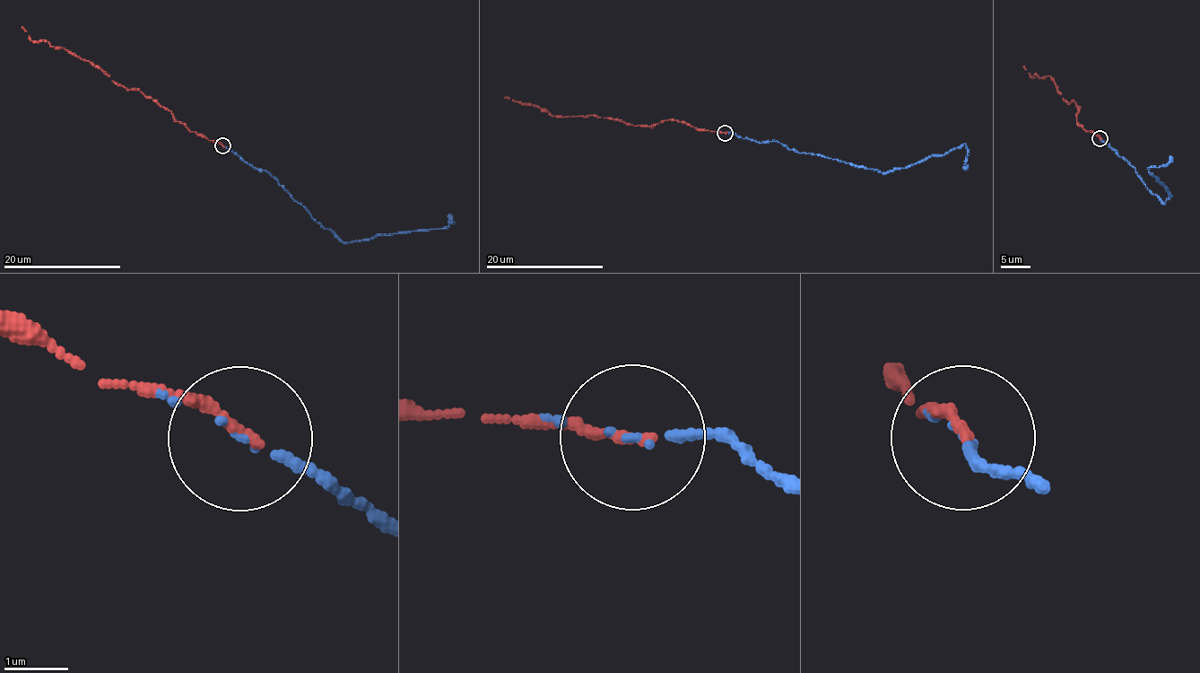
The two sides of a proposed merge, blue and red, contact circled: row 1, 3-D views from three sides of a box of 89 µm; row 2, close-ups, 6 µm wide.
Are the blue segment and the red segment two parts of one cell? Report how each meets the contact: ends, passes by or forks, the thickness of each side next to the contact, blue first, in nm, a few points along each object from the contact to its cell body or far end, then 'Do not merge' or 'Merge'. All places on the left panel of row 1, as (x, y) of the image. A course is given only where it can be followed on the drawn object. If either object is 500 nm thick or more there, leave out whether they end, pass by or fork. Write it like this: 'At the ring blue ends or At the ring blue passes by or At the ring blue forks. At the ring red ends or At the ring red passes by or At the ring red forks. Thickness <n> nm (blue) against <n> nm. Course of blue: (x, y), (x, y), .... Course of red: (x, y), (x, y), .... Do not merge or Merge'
At the ring blue passes by. At the ring red ends. Thickness 70 nm (blue) against 160 nm. Course of blue: (221, 145), (254, 167), (268, 171), (315, 221), (334, 231), (343, 241), (446, 228), (451, 223), (449, 214). Course of red: (221, 145), (197, 135), (152, 98), (115, 84), (100, 68), (64, 48), (31, 40), (22, 26). Merge

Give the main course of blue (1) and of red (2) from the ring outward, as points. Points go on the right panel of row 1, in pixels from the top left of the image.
1: (1100, 138), (1134, 169), (1147, 189), (1163, 203), (1170, 196), (1168, 188), (1147, 169), (1163, 166), (1170, 156)
2: (1100, 138), (1077, 123), (1078, 106), (1073, 101), (1063, 100), (1053, 79), (1037, 74), (1031, 77), (1024, 65)

